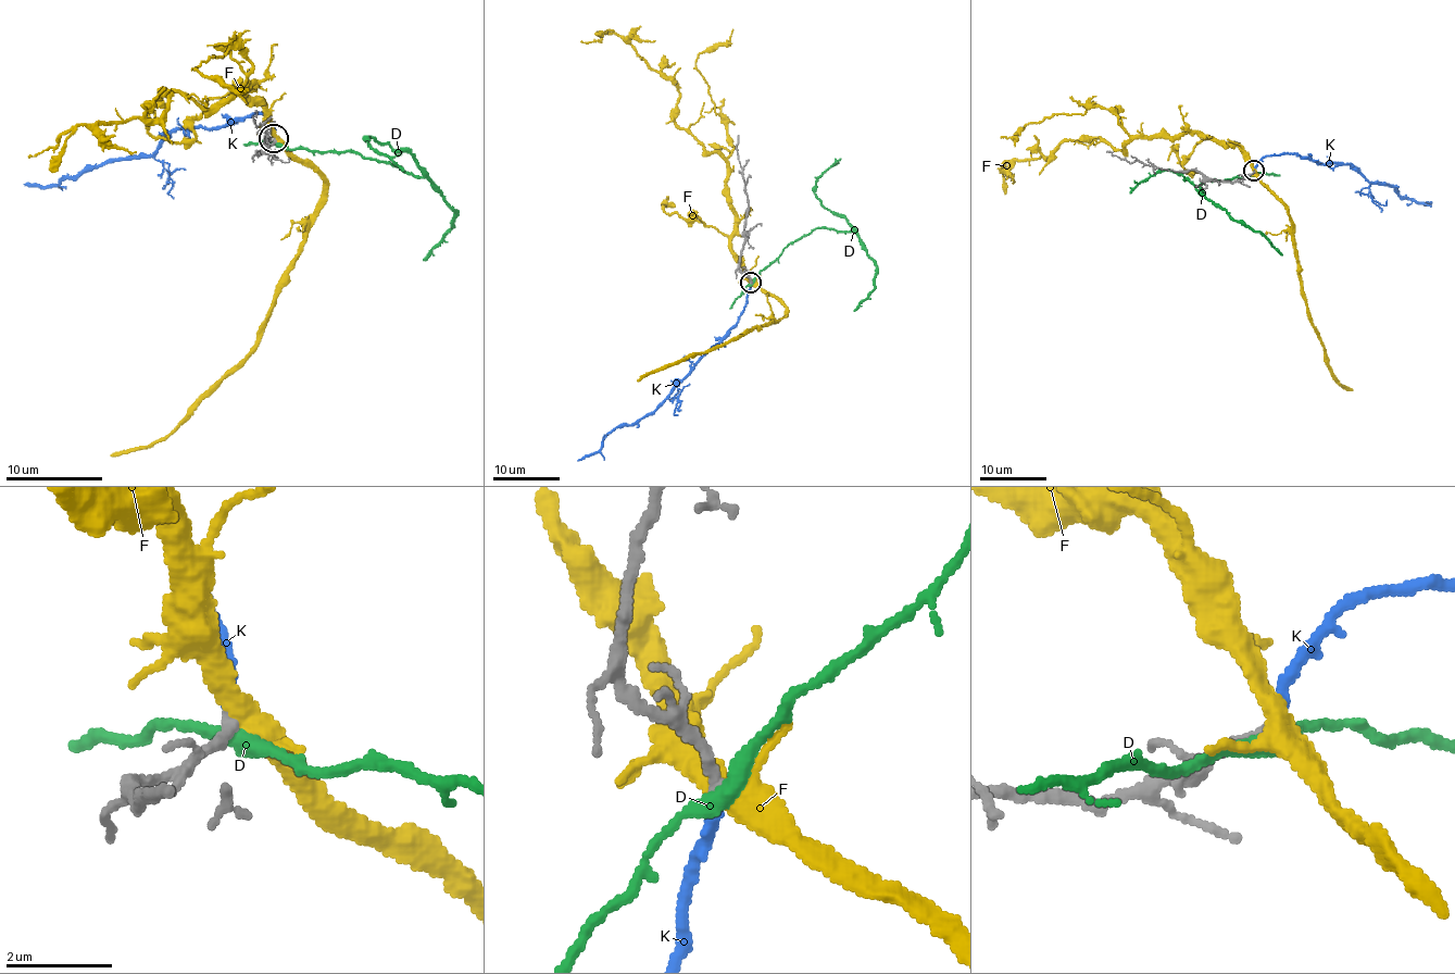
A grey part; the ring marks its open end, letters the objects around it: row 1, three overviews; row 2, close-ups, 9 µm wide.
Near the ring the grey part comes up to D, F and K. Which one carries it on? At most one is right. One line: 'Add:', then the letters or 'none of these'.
Add: K

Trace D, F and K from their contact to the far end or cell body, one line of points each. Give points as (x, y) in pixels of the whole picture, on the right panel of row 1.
D: (1253, 173), (1242, 178), (1206, 179), (1200, 187), (1202, 197), (1187, 178), (1165, 170), (1151, 175), (1129, 194)
F: (1253, 172), (1238, 148), (1194, 133), (1133, 136), (1121, 150), (1079, 138), (1048, 157), (1007, 160), (1013, 184)
K: (1255, 170), (1265, 157), (1293, 153), (1320, 163), (1351, 163), (1370, 182), (1390, 185), (1408, 200), (1432, 201)

